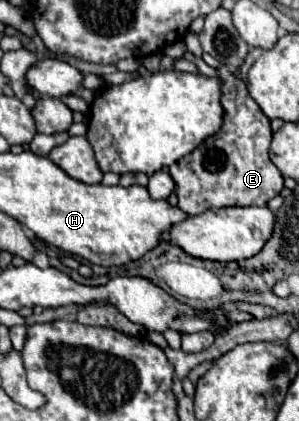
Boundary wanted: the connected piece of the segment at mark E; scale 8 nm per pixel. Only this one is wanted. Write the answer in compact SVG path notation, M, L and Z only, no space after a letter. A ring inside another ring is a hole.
M241 80L241 96L235 90L231 92L223 88L221 106L225 110L221 130L215 136L207 138L203 144L199 144L191 152L189 162L185 158L185 166L169 168L169 174L175 180L175 194L179 198L179 208L185 214L201 214L205 210L225 208L225 206L265 206L267 200L275 198L283 188L283 176L269 160L269 144L271 144L269 118L261 112L257 102L247 94L243 80Z

